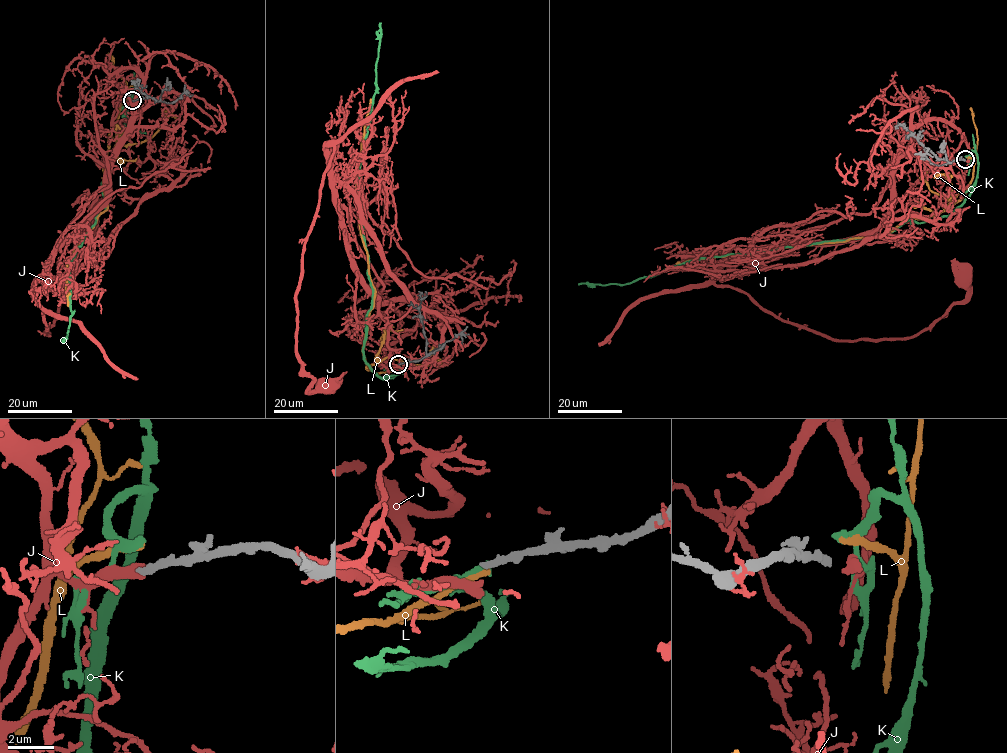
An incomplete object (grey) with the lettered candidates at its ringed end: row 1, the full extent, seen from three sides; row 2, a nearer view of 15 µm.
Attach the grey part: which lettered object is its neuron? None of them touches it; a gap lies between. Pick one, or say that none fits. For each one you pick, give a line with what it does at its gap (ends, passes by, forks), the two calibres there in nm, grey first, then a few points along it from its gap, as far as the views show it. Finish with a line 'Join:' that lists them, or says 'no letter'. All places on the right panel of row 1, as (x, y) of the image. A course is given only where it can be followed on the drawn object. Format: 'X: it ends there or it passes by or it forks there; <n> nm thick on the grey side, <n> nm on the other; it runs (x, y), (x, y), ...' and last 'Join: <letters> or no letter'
K: it ends there; 300 nm thick on the grey side, 400 nm on the other; it runs (966, 158), (977, 153), (976, 186), (939, 219), (906, 220), (873, 238), (695, 258), (623, 285), (578, 284)
Join: K

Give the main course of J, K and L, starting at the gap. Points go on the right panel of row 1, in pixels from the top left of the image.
J: (966, 161), (960, 131), (922, 120), (876, 228), (733, 254), (715, 284), (832, 338), (906, 340), (964, 278)
K: (966, 158), (977, 153), (976, 186), (939, 219), (906, 220), (873, 238), (695, 258), (623, 285), (578, 284)
L: (966, 157), (974, 162), (967, 192), (936, 214), (905, 218), (889, 232), (873, 237), (688, 260), (663, 271)

